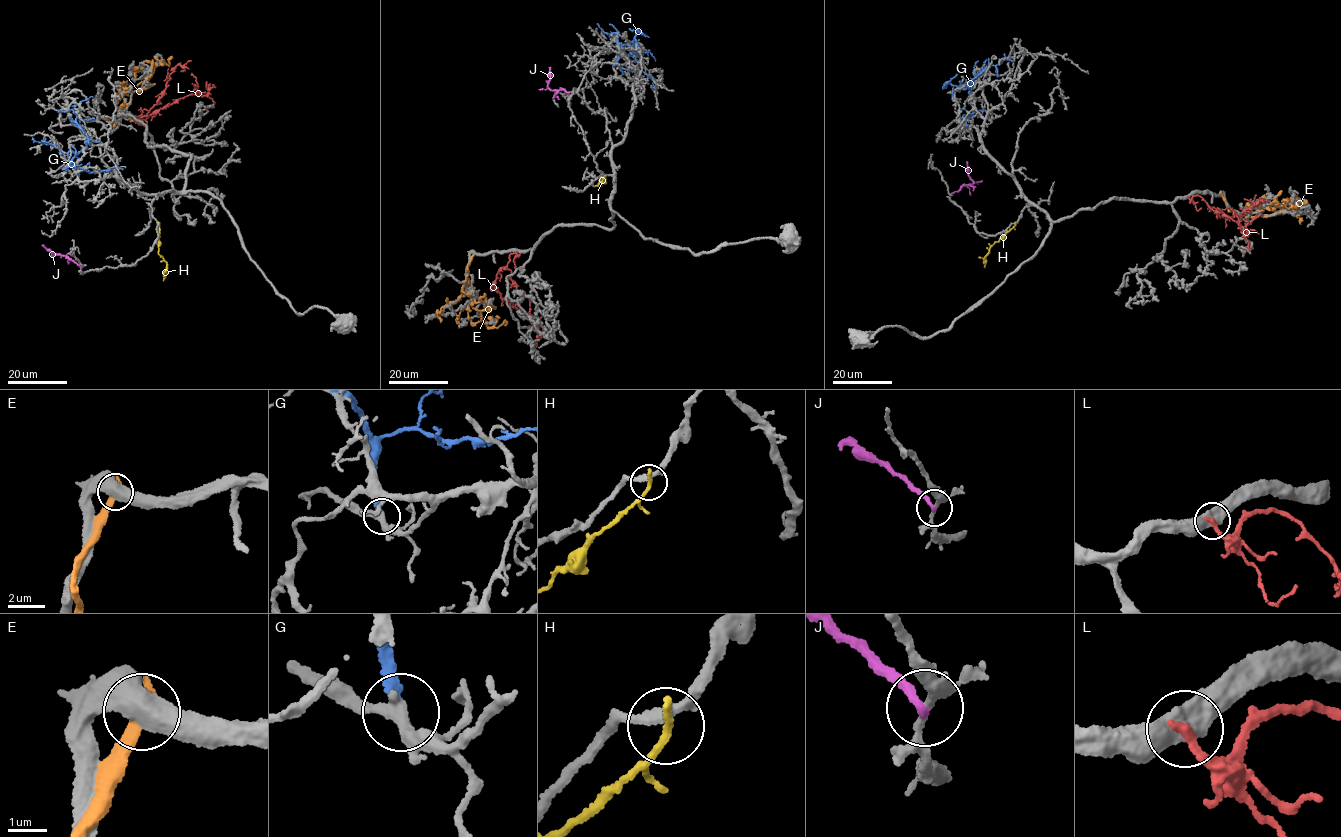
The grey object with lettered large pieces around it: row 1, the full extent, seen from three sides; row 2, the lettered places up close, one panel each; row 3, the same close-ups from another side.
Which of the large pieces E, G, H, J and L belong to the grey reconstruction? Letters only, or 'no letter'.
no letter

